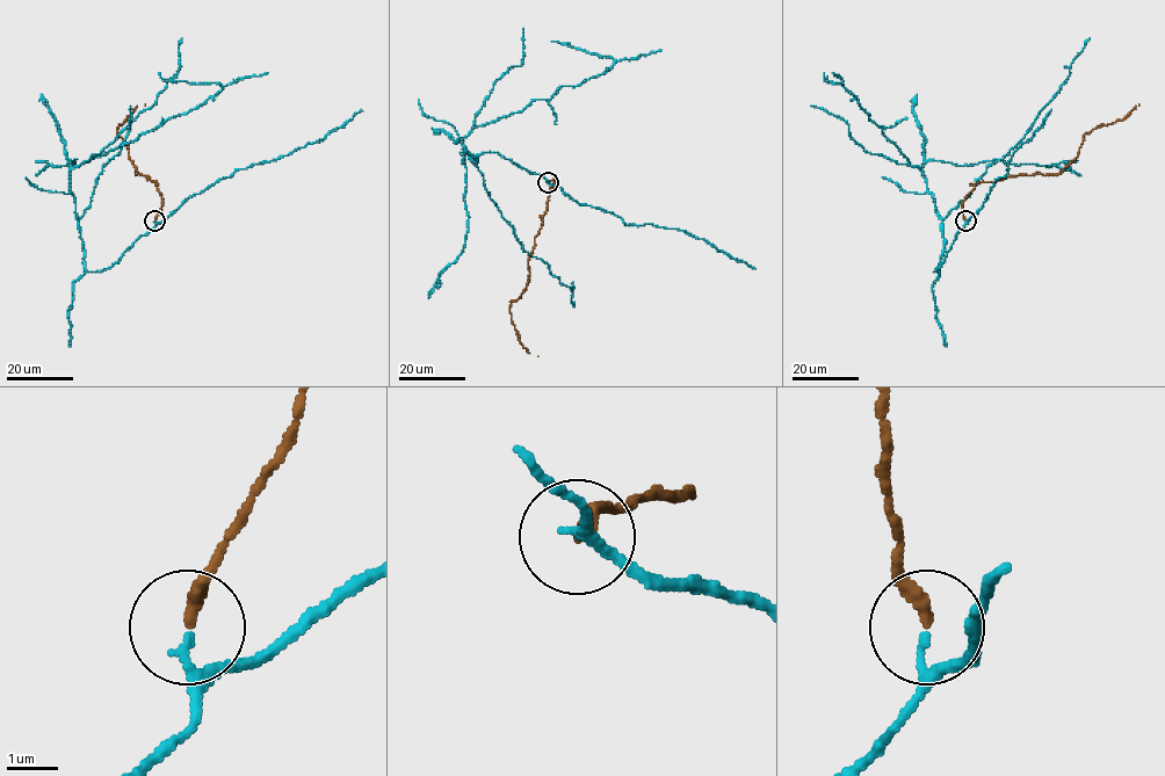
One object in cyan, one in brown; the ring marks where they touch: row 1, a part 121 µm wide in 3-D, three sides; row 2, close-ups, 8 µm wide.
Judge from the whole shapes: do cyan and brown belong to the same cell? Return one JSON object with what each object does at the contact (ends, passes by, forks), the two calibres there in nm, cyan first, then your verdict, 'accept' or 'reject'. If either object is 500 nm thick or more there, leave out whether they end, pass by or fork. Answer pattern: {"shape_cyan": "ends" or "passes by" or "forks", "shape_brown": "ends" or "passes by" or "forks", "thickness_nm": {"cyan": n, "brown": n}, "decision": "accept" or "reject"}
{"shape_cyan": "passes by", "shape_brown": "ends", "thickness_nm": {"cyan": 120, "brown": 280}, "decision": "accept"}

